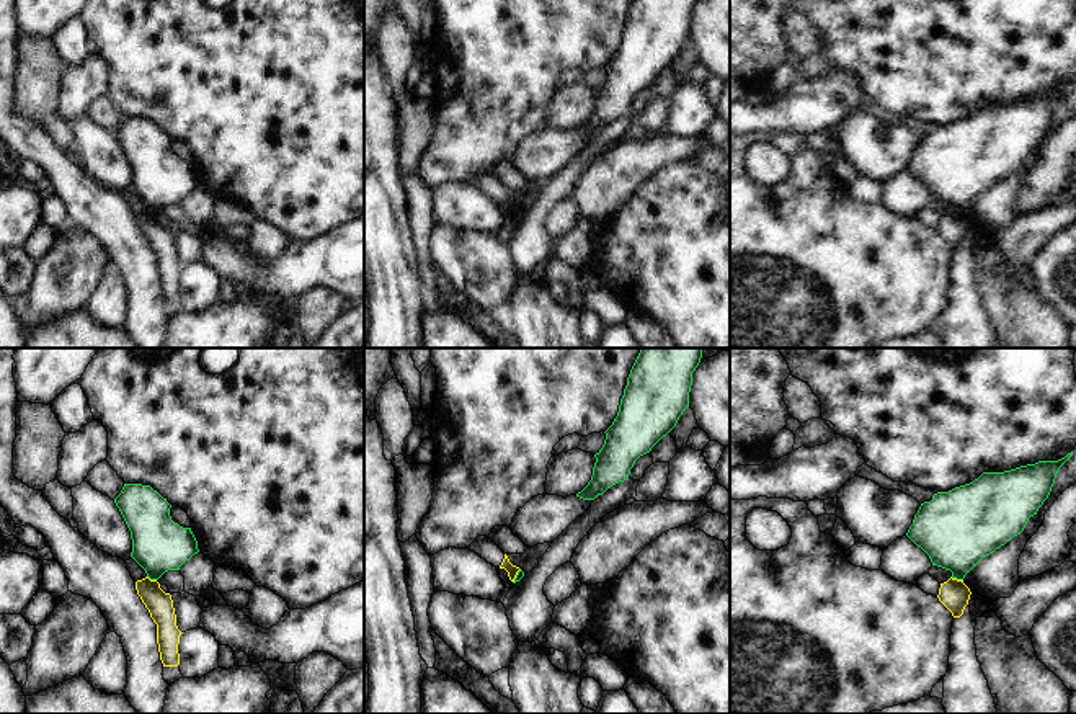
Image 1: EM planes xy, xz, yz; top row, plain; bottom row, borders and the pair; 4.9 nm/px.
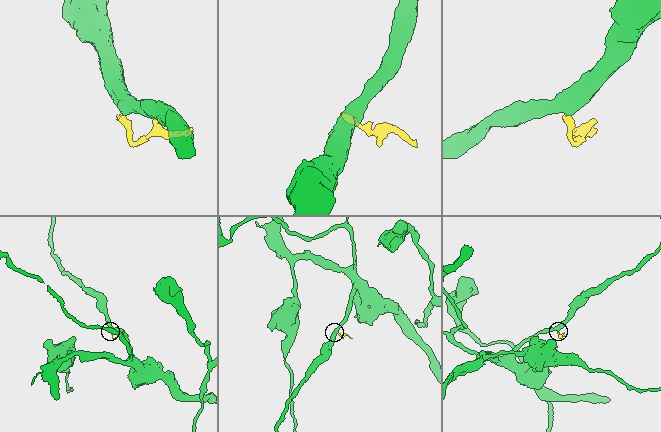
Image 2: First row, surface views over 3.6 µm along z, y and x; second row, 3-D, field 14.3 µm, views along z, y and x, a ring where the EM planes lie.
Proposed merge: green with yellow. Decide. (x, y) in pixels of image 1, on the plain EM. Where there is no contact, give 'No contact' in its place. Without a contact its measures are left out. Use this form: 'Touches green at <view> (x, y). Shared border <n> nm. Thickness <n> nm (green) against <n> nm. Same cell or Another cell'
Touches green at yz (957, 213). Shared border 70 nm. Thickness 380 nm (green) against 150 nm. Another cell.

